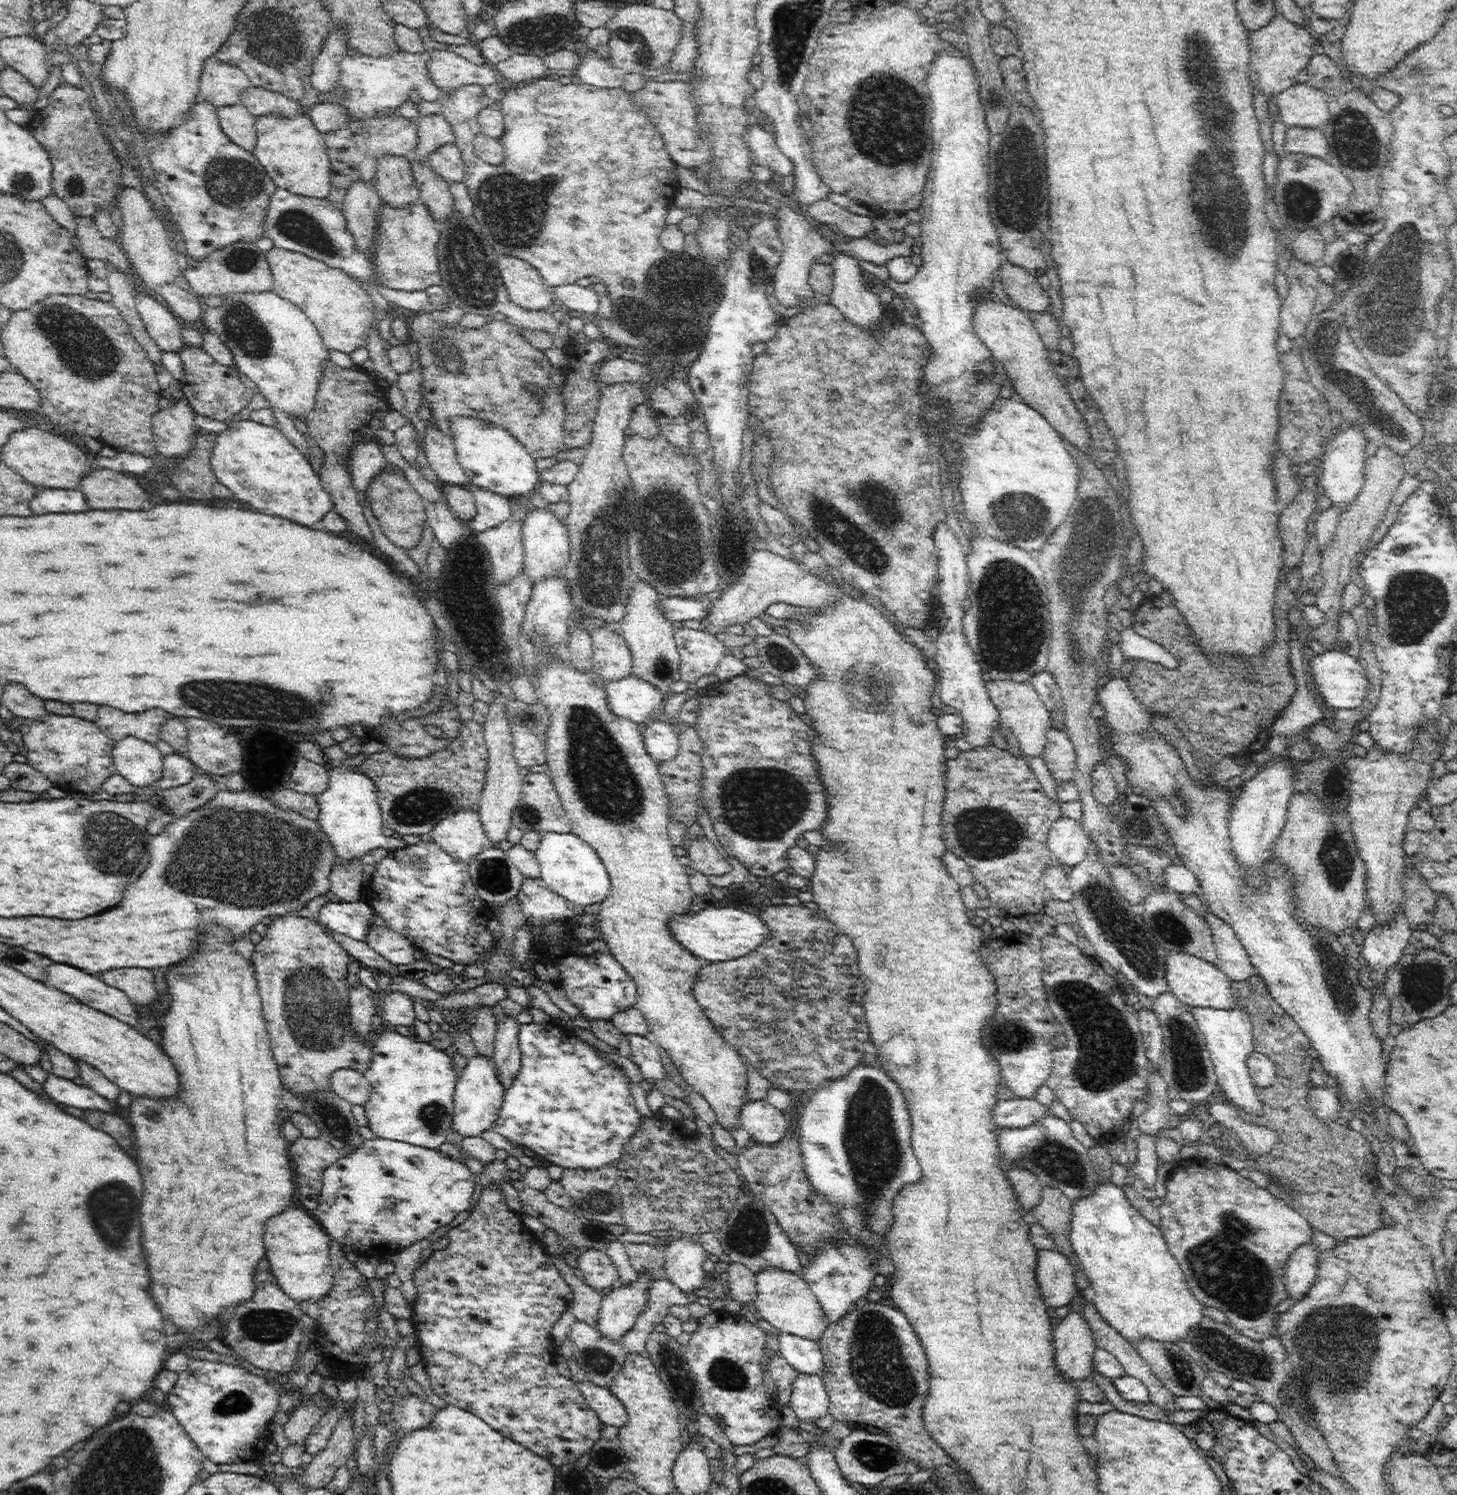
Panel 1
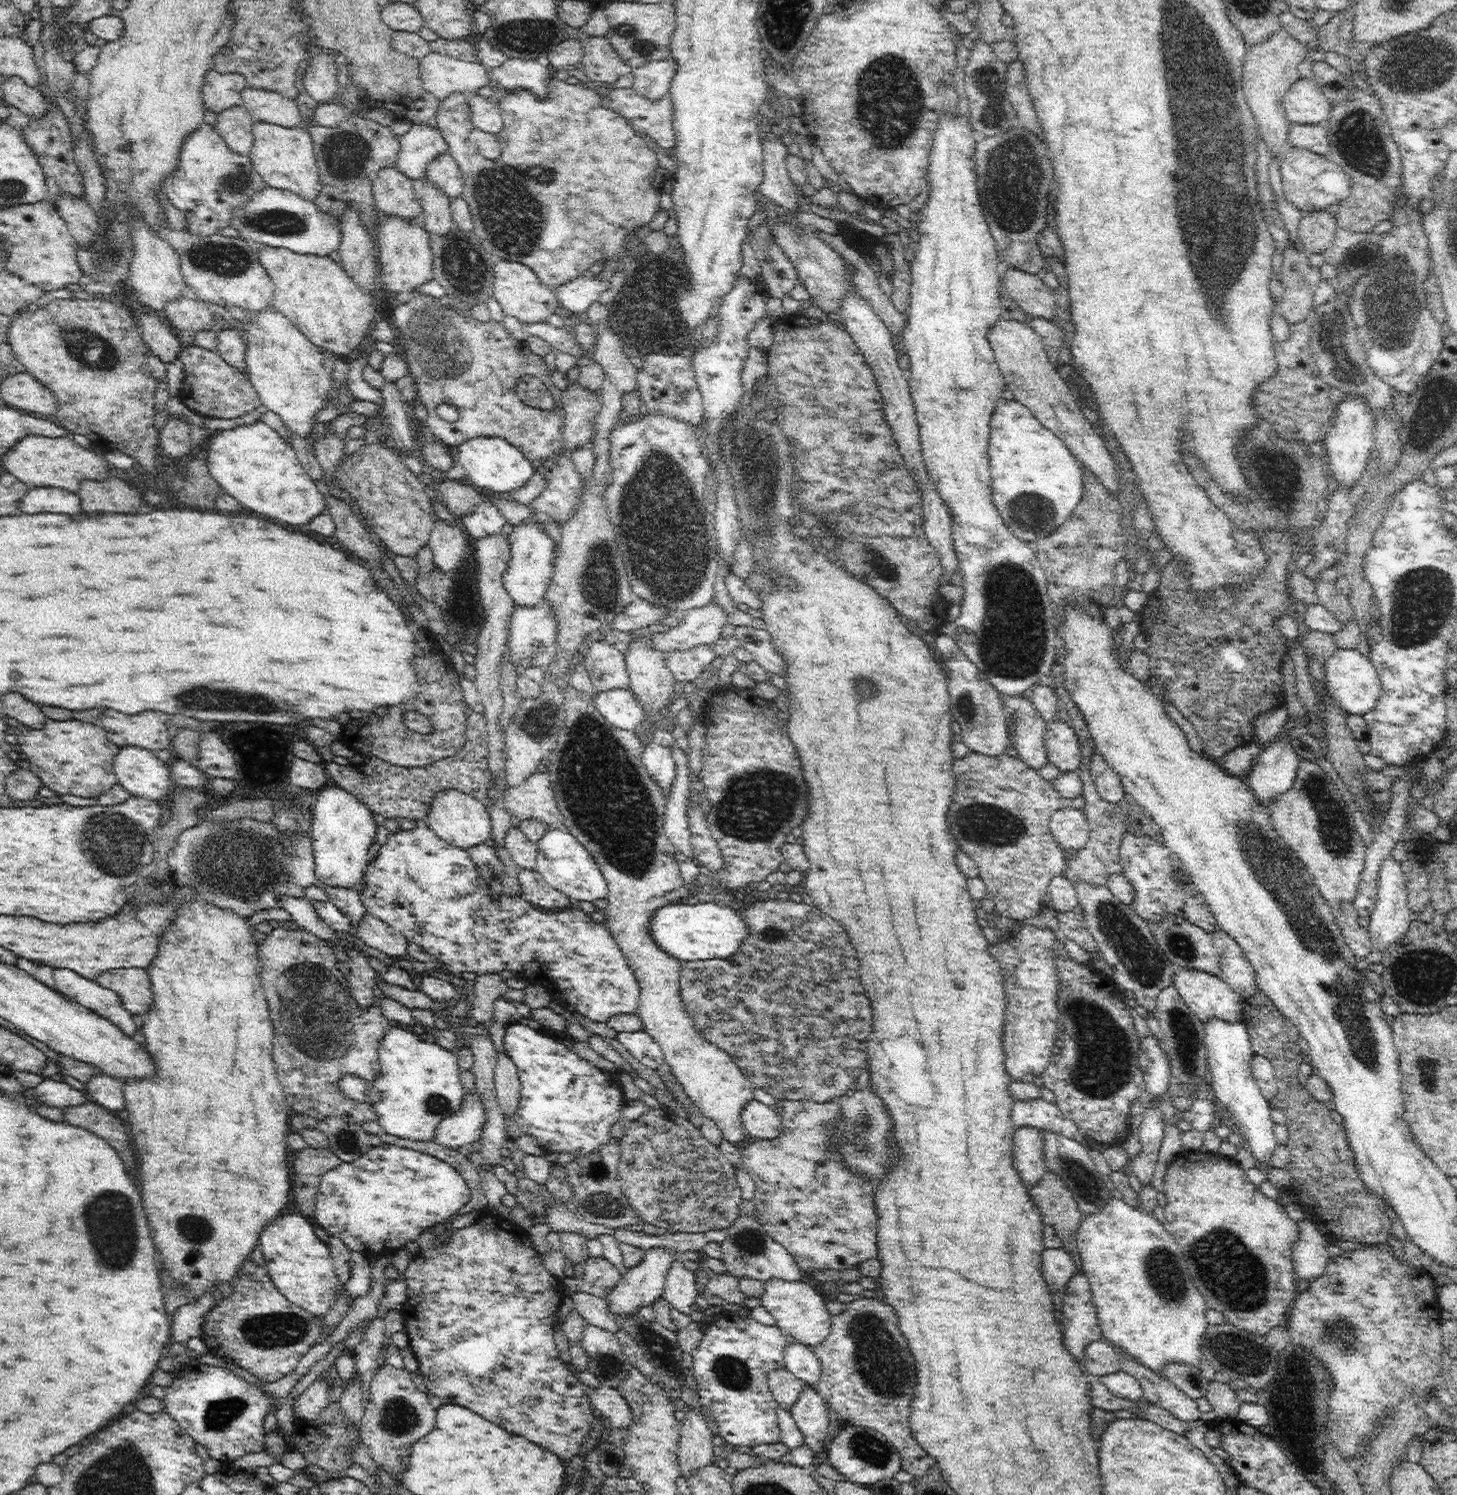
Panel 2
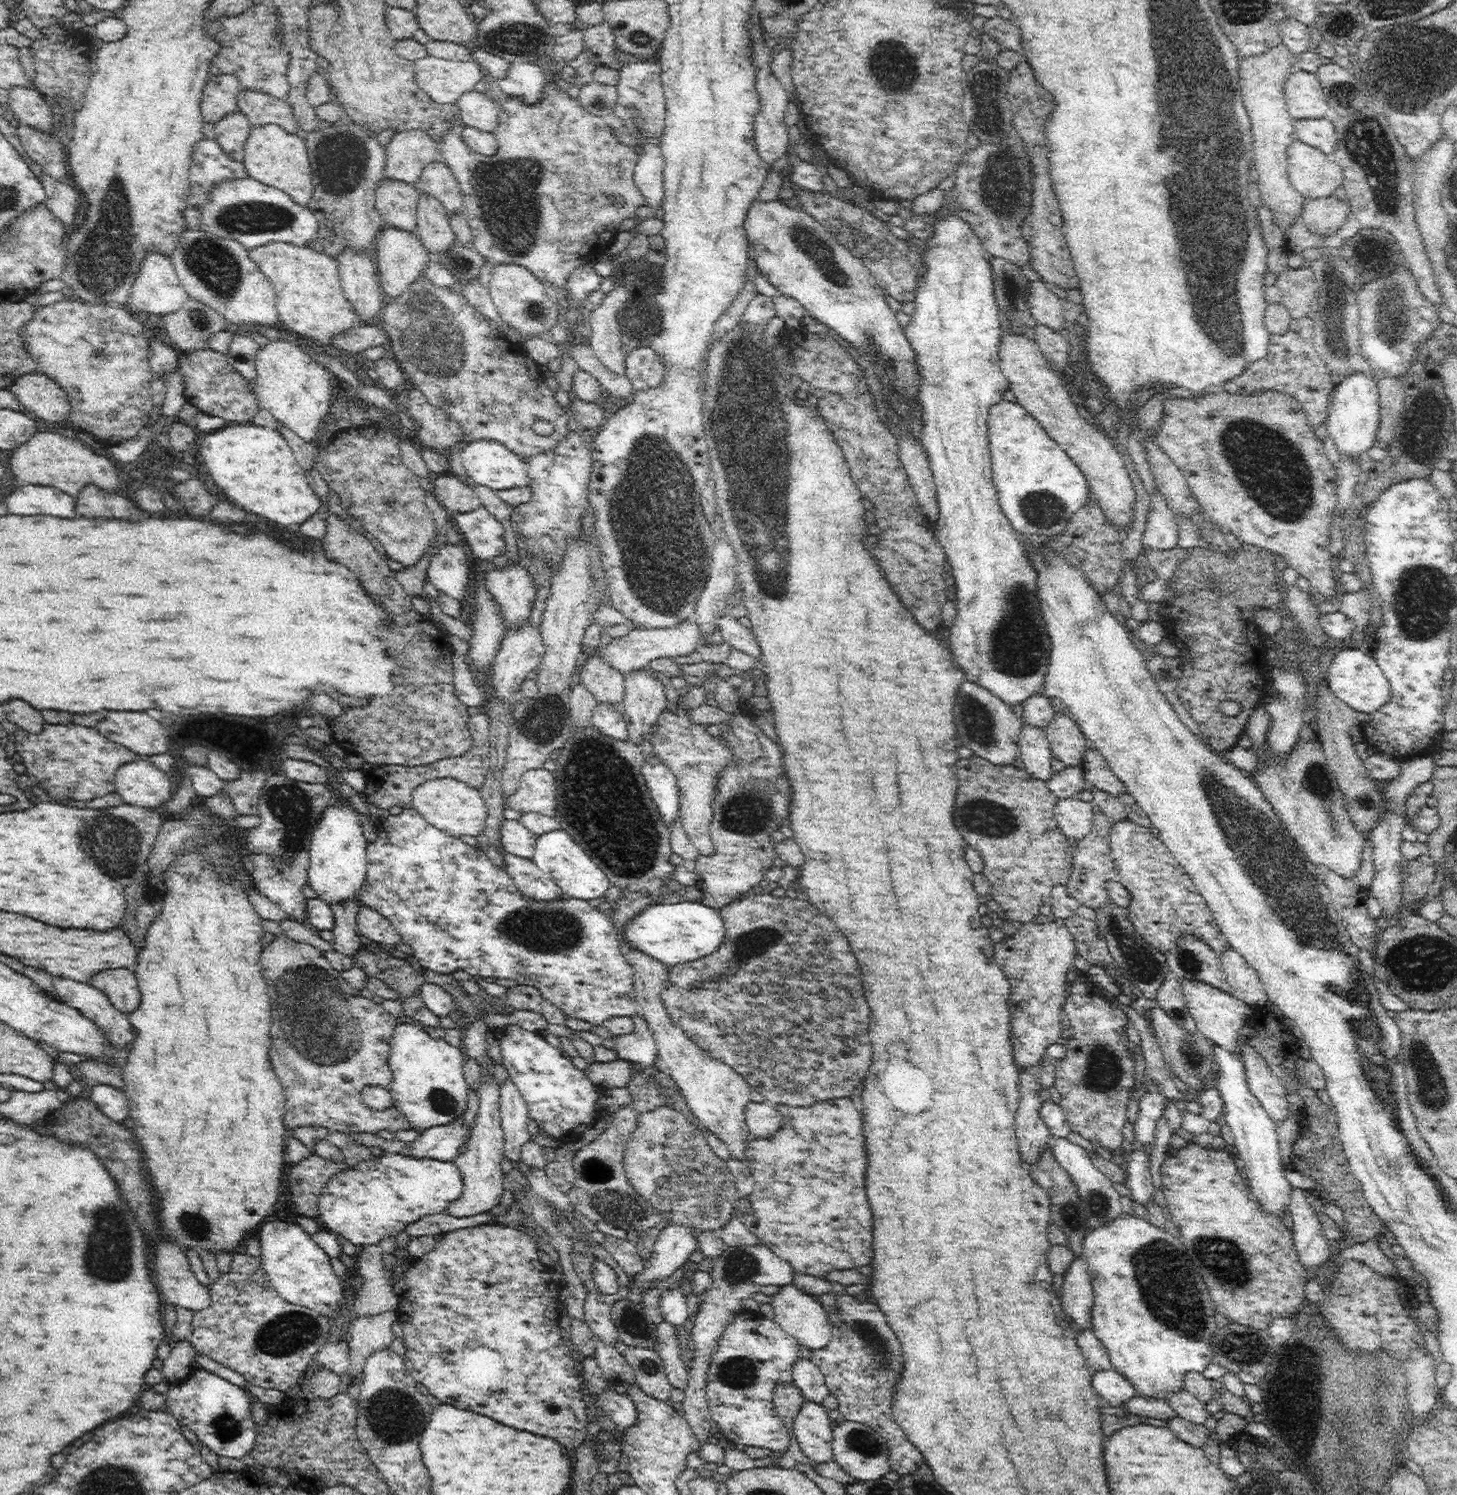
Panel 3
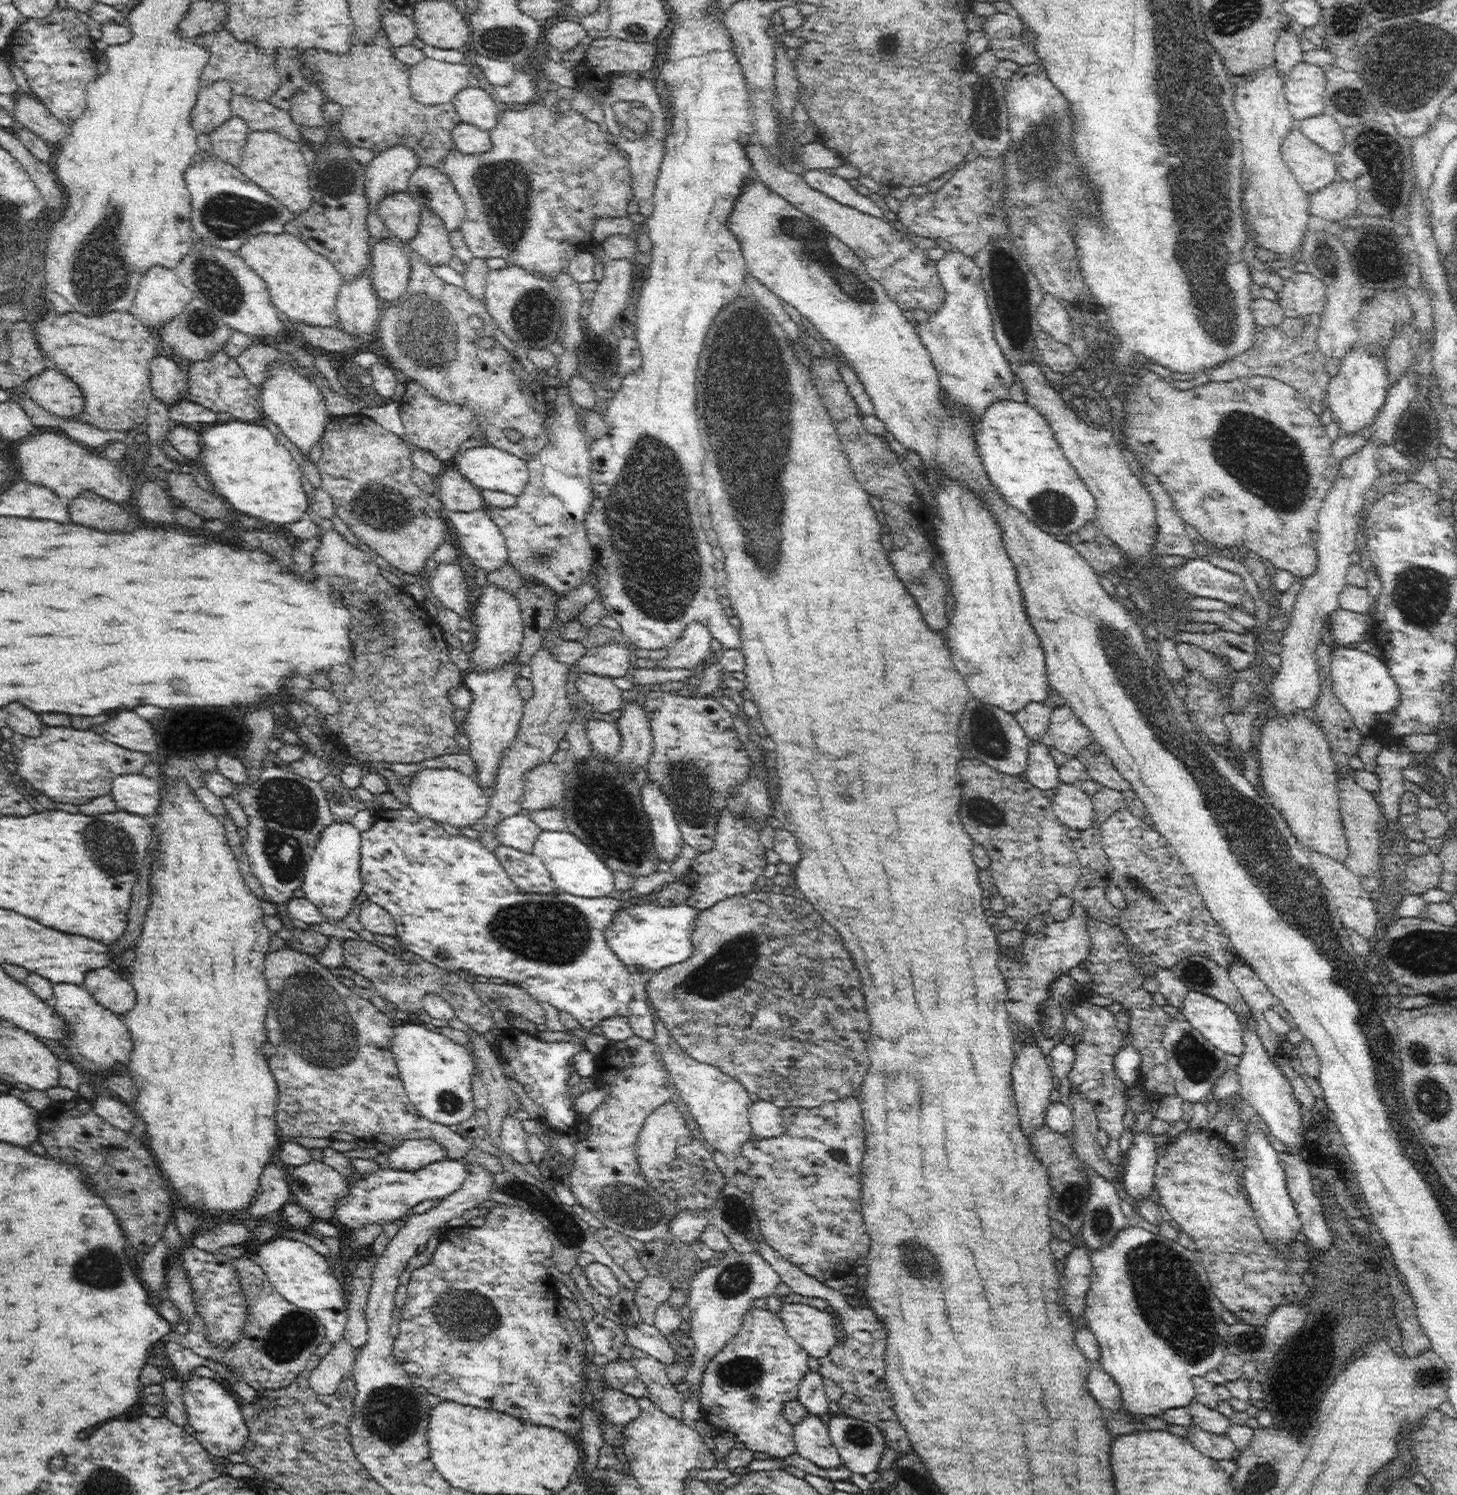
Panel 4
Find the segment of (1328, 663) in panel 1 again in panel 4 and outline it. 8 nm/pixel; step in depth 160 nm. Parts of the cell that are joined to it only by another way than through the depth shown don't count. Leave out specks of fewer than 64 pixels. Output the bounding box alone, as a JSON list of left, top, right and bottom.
[1331,645,1400,737]

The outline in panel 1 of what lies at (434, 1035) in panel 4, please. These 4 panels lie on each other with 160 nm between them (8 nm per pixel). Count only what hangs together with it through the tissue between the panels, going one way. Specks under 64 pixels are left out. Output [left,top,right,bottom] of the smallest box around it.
[364,1027,460,1149]

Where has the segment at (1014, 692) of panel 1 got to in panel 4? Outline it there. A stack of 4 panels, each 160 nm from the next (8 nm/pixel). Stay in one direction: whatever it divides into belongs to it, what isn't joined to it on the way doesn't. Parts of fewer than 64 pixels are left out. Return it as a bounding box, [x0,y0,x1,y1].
[1026,742,1061,792]

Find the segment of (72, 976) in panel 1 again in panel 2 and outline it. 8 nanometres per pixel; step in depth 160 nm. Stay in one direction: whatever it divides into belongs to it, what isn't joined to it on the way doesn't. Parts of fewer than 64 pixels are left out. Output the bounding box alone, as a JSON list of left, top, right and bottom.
[54,970,138,1037]

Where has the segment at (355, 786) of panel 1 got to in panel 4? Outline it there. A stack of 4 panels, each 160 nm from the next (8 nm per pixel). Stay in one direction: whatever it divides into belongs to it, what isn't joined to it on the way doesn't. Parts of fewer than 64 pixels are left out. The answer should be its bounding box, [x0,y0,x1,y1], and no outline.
[299,823,362,924]

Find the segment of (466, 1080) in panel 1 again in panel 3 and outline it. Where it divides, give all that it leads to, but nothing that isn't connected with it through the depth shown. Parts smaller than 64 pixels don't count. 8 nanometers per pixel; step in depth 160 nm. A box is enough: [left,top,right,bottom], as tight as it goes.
[404,1121,470,1161]

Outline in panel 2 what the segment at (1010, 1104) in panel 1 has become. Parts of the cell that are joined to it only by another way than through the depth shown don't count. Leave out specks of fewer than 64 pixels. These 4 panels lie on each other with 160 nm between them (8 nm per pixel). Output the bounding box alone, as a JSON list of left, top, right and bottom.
[1012,1097,1087,1143]

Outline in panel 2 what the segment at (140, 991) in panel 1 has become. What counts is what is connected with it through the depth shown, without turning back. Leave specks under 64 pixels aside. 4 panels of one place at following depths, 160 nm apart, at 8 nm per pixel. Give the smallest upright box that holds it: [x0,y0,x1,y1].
[96,968,150,1018]

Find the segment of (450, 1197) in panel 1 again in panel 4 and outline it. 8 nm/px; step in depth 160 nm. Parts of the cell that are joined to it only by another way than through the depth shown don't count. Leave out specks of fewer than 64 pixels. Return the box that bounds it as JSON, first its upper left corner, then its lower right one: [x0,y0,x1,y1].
[335,1156,468,1229]

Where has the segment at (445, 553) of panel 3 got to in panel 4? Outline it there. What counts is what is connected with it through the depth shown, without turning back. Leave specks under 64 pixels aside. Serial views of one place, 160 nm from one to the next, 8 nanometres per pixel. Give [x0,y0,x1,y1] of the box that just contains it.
[428,562,474,617]

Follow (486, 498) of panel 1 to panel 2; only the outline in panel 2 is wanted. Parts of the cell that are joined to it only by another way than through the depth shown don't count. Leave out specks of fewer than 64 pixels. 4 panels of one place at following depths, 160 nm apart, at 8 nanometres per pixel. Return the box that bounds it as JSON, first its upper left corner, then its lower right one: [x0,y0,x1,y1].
[457,498,508,542]

